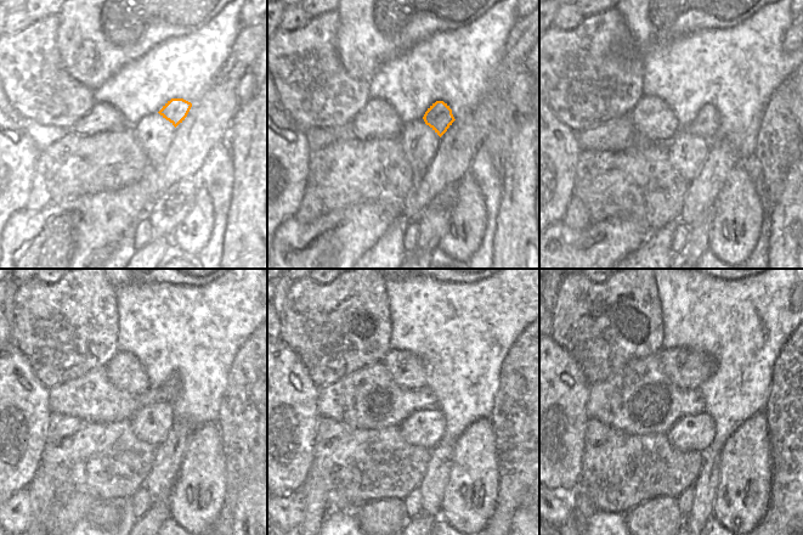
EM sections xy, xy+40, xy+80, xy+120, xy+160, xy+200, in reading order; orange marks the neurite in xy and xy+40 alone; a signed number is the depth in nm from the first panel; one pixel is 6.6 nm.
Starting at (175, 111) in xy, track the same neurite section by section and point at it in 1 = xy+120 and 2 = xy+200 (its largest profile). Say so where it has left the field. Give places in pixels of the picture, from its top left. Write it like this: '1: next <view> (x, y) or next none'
1: next xy+120 (92, 398)
2: next xy+200 (639, 399)

